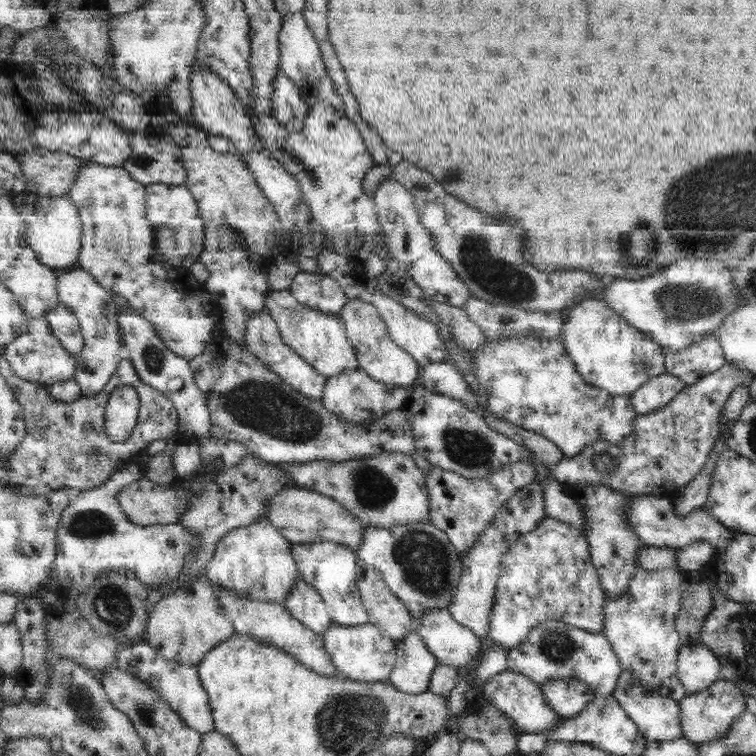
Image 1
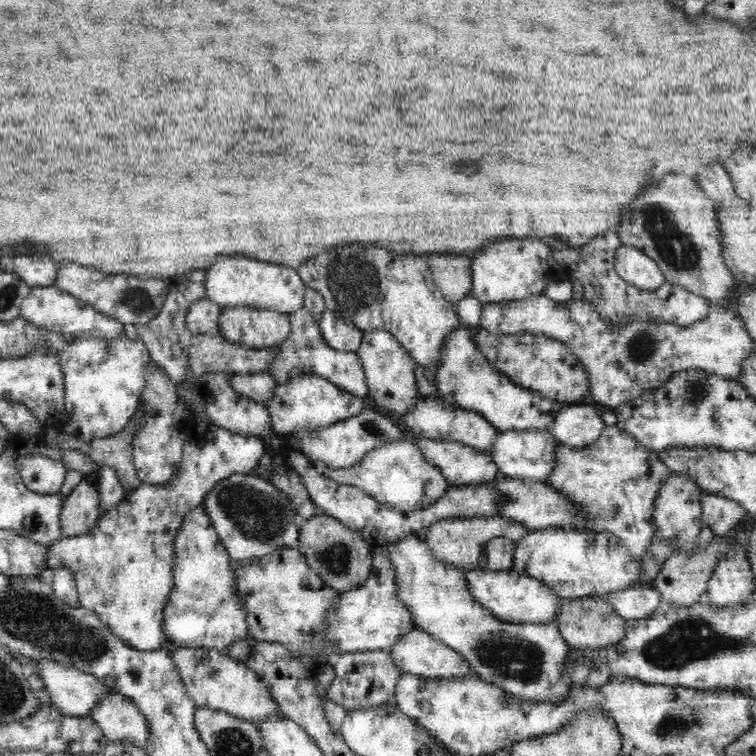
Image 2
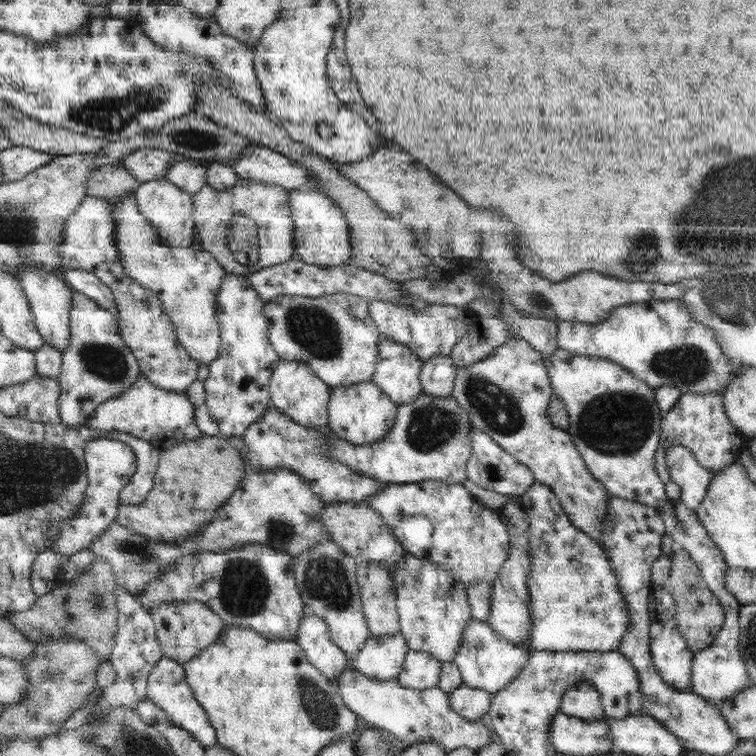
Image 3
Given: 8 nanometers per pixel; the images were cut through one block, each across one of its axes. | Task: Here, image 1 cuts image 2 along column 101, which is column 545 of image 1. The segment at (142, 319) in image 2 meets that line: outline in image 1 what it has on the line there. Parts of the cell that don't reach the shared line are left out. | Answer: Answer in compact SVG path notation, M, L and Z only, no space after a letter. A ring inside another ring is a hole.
M413 162L396 164L392 176L414 193L419 217L430 230L435 249L450 263L473 297L528 311L559 313L601 293L598 288L604 284L585 271L541 272L529 266L519 256L519 230L509 226L507 232L507 224L495 222L463 202L453 200L427 170L417 168Z

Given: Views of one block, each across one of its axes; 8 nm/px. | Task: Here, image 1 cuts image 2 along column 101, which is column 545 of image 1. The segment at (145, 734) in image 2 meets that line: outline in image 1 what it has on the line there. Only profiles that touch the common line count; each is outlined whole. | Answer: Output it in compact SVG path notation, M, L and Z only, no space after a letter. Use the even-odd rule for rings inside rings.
M507 669L498 672L491 676L487 682L480 684L478 692L489 697L493 707L501 711L506 718L510 718L521 733L549 732L560 720L548 708L547 702L540 692L539 685L521 673L511 672Z

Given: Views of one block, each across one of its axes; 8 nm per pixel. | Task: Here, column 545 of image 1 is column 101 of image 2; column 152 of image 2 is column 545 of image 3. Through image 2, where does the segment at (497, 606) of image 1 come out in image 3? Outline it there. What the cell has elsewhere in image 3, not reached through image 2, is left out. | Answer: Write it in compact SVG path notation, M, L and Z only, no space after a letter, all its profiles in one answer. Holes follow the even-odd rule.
M534 481L516 505L526 514L530 569L527 579L531 628L524 647L529 651L617 651L619 643L629 628L626 600L619 592L618 580L601 545L577 530L549 488Z

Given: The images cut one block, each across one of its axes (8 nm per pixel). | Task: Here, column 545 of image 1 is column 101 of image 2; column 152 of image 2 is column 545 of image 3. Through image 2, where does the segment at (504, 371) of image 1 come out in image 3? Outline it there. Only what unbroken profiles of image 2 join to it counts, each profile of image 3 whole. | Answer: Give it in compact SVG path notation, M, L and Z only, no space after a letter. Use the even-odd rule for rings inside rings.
M559 348L546 358L544 365L551 392L564 404L568 414L570 423L566 431L591 476L600 482L605 493L644 504L659 512L668 498L654 465L662 414L653 399L653 389L618 364L597 357L578 356Z

